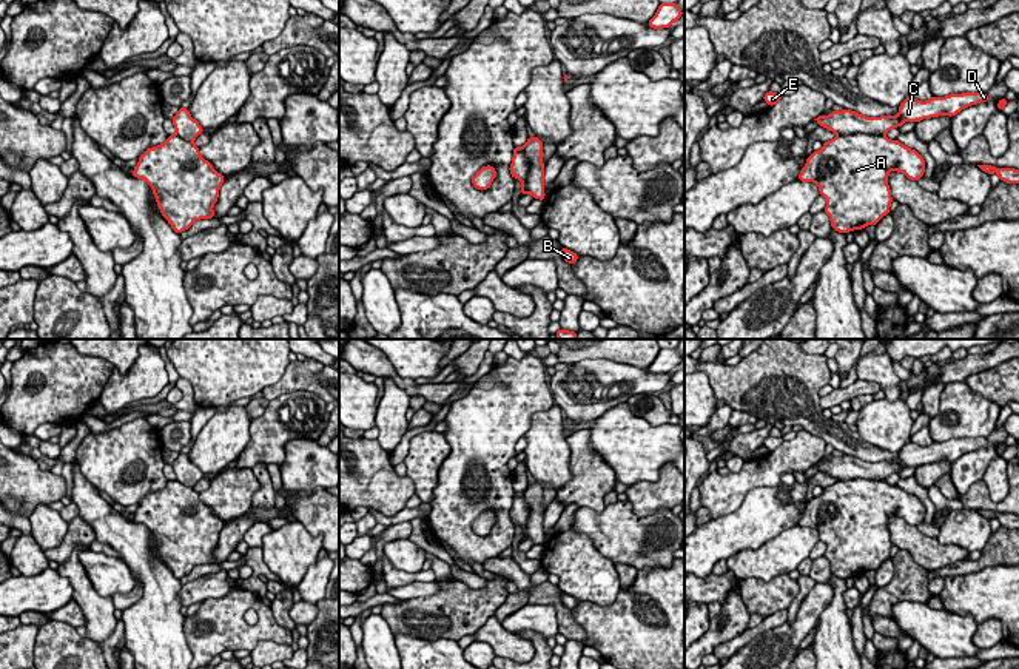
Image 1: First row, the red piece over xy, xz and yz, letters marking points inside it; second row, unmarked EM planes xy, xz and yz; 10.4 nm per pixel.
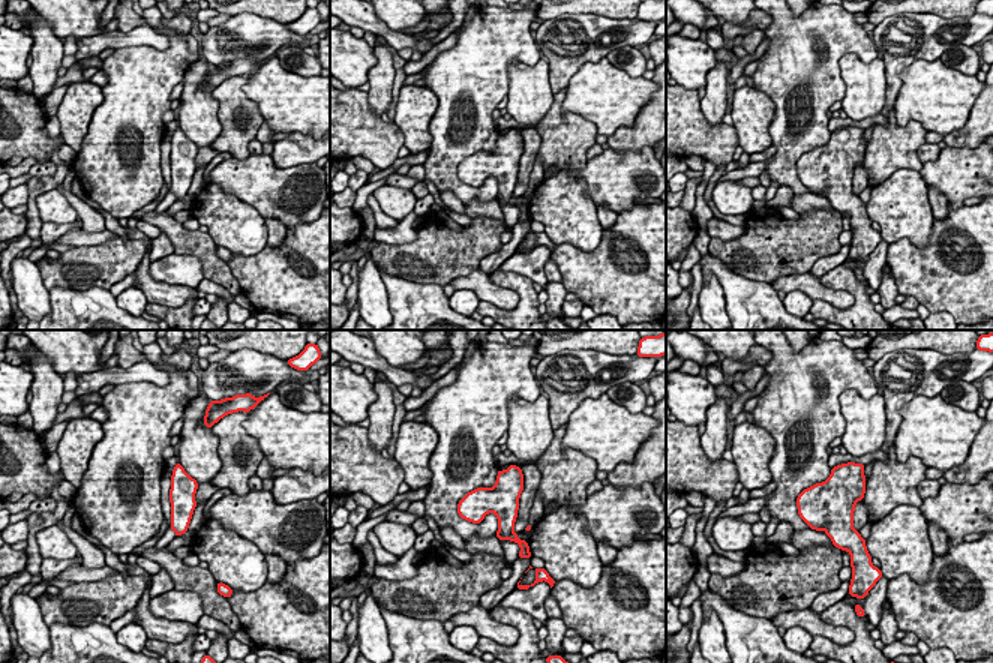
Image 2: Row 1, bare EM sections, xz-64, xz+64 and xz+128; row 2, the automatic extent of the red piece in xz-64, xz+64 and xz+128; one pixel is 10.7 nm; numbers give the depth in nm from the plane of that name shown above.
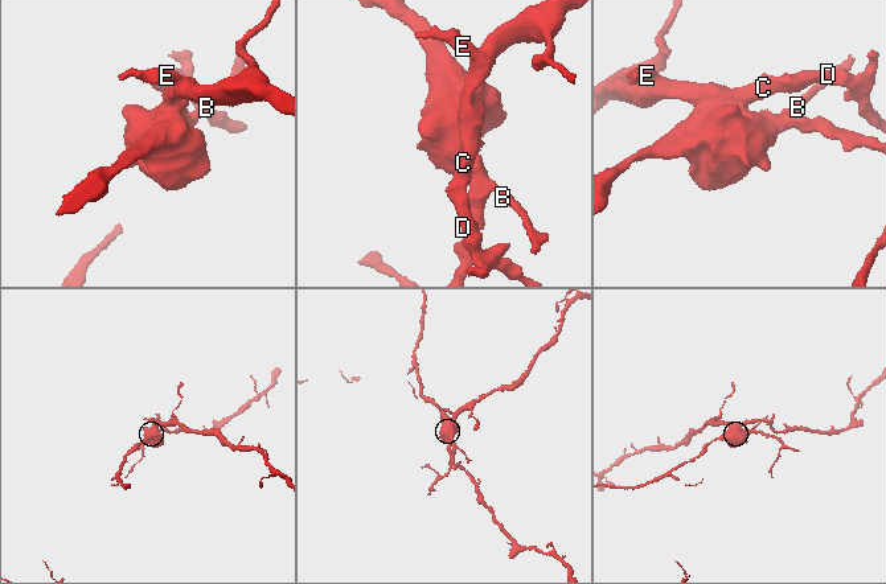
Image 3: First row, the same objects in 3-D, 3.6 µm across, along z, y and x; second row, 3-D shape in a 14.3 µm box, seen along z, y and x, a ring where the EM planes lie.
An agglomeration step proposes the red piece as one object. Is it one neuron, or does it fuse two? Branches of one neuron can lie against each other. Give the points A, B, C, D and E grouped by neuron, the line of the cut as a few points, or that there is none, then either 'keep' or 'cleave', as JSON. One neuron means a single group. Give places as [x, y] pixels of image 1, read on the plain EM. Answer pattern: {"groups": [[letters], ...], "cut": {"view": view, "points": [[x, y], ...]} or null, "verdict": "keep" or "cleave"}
{"groups": [["A", "B"], ["C", "D", "E"]], "cut": {"view": "xz", "points": [[523, 492], [527, 504], [526, 538]]}, "verdict": "cleave"}

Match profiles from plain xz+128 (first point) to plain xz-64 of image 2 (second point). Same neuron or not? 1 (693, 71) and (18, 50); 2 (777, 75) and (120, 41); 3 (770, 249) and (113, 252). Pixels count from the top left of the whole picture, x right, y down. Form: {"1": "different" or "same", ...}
{"1": "same", "2": "different", "3": "same"}

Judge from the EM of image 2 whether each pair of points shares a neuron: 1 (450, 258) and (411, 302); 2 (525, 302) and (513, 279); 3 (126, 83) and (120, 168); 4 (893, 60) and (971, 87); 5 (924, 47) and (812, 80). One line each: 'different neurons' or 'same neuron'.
1: different neurons
2: same neuron
3: same neuron
4: different neurons
5: different neurons

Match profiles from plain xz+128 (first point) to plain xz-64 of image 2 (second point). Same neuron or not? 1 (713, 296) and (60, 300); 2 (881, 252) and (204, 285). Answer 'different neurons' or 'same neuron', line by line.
1: different neurons
2: different neurons

